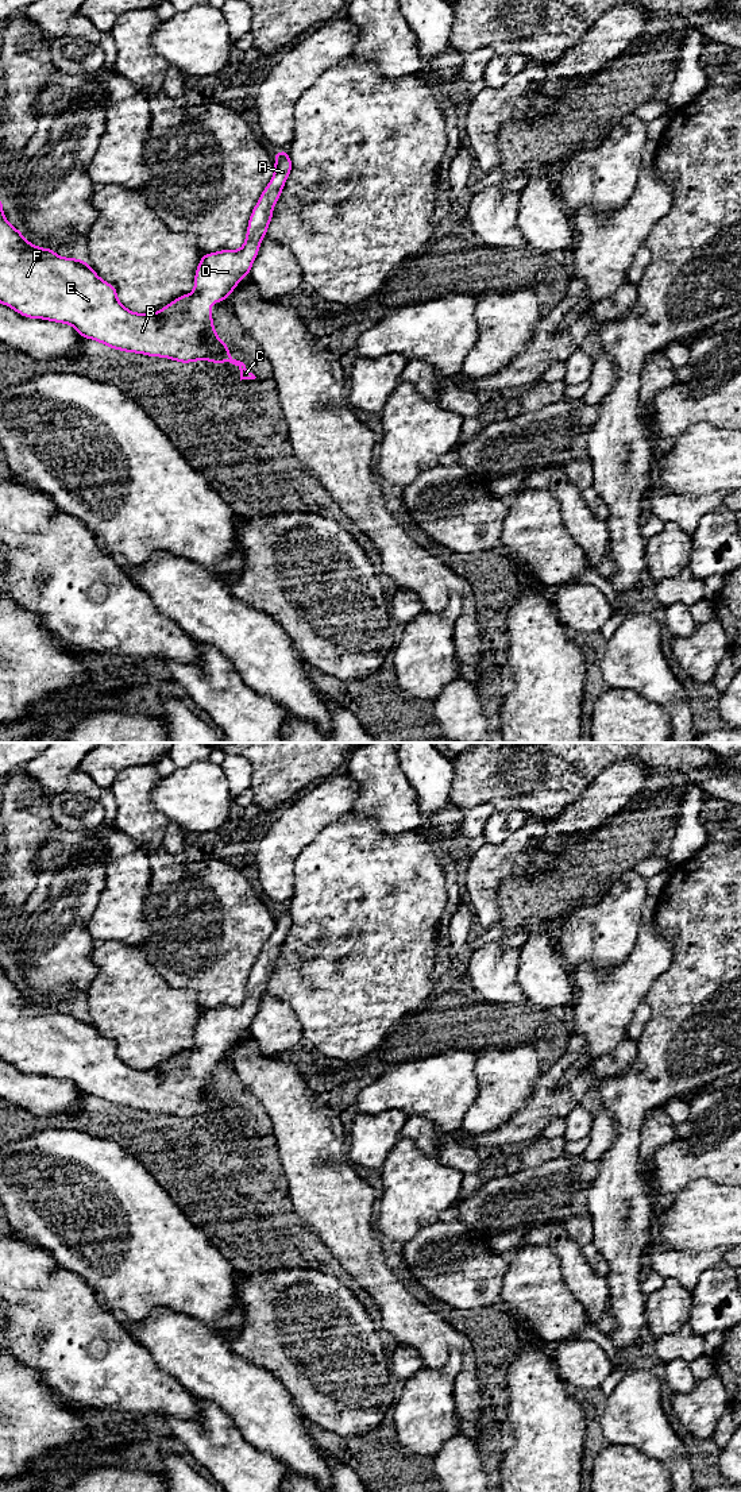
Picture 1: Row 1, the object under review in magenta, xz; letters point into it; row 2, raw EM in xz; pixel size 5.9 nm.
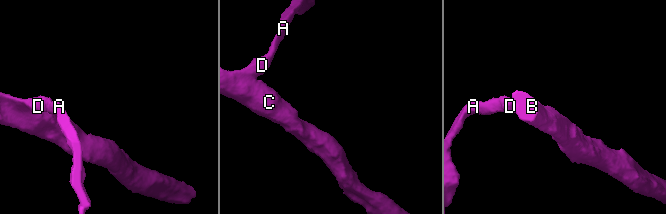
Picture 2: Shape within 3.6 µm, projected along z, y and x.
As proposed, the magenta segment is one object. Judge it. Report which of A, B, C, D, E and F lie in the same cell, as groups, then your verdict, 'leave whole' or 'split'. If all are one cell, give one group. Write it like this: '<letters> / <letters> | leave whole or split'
A B C D E F | leave whole

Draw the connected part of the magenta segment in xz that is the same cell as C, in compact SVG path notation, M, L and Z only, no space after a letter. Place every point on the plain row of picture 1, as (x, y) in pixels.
M286 906L275 907L274 920L274 932L251 968L243 1003L236 1007L204 1010L196 1026L194 1048L180 1052L153 1069L134 1069L121 1061L116 1044L103 1037L85 1017L62 1014L53 1005L40 1005L28 999L22 987L13 984L4 974L0 956L0 1059L30 1075L70 1080L80 1092L115 1106L162 1113L182 1119L200 1115L211 1119L229 1118L240 1125L240 1137L255 1136L256 1133L243 1118L231 1114L228 1099L217 1094L215 1080L211 1077L213 1075L211 1060L228 1056L239 1037L248 1032L258 1011L260 996L266 992L273 974L273 963L279 956L293 924Z

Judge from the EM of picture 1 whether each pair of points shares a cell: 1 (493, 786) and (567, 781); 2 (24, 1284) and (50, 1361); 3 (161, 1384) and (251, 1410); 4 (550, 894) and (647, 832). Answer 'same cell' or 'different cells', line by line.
1: same cell
2: same cell
3: different cells
4: same cell

